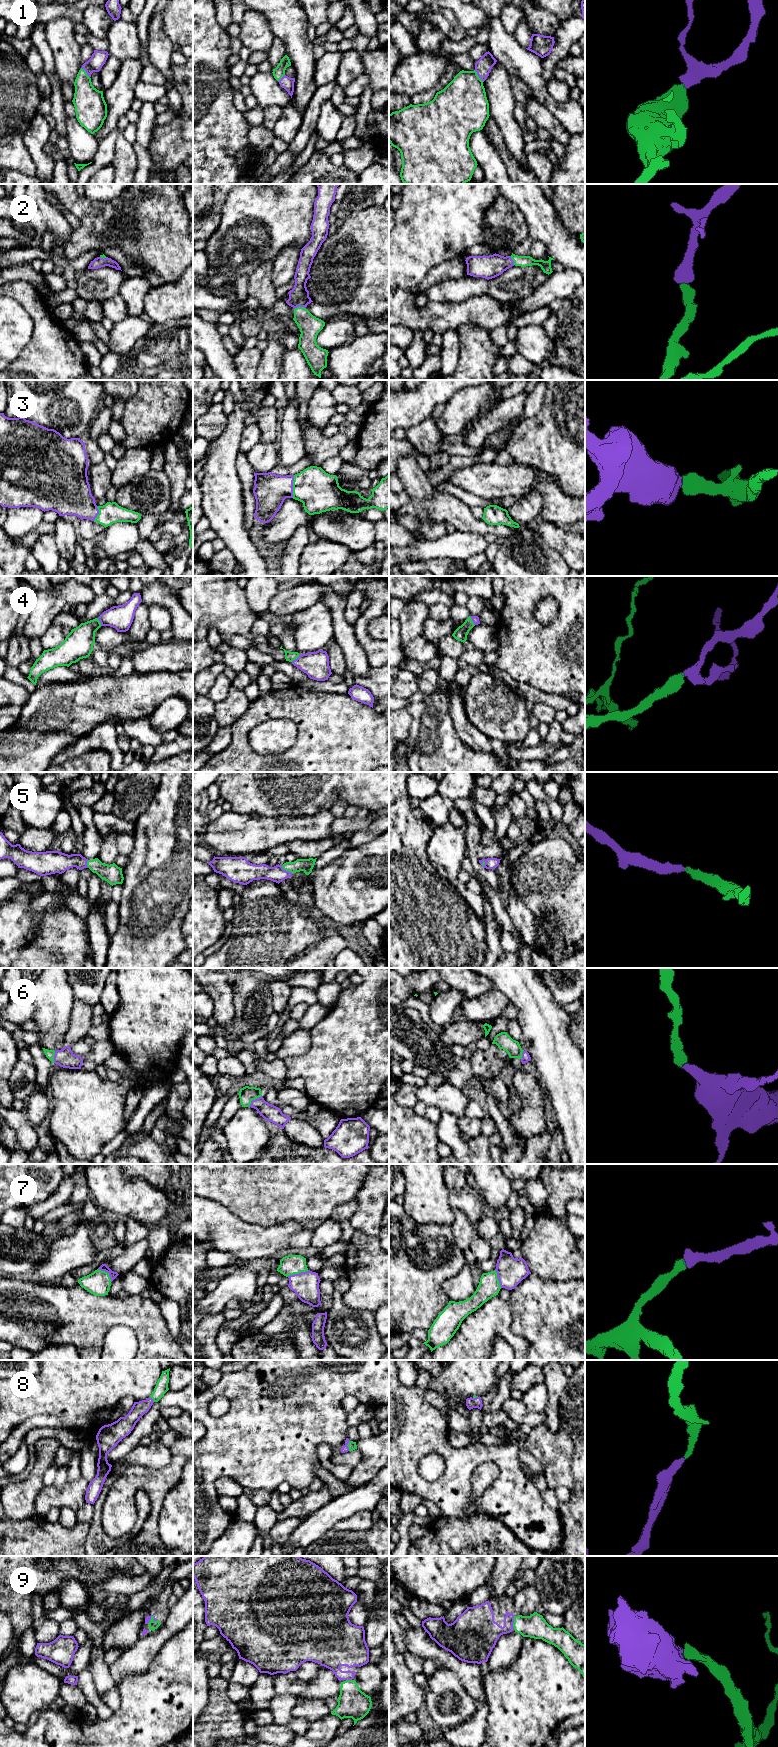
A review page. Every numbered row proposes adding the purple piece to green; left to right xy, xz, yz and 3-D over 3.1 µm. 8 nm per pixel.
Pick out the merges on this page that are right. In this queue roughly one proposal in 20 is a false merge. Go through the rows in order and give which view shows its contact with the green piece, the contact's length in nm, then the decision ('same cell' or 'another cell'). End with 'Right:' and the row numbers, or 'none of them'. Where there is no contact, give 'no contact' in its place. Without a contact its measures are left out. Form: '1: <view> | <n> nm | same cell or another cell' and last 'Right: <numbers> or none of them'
1: yz | 120 nm | same cell
2: xz | 100 nm | same cell
3: xz | 190 nm | same cell
4: xz | 100 nm | same cell
5: xz | 120 nm | same cell
6: xz | 140 nm | same cell
7: xz | 180 nm | same cell
8: xz | 80 nm | same cell
9: yz | 110 nm | same cell
Right: 1, 2, 3, 4, 5, 6, 7, 8, 9

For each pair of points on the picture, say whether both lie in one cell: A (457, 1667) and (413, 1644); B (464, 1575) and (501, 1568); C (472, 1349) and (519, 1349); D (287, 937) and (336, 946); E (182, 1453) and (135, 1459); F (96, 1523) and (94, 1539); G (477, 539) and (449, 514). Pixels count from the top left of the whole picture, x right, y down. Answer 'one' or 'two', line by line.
A: one
B: two
C: one
D: two
E: two
F: one
G: two

